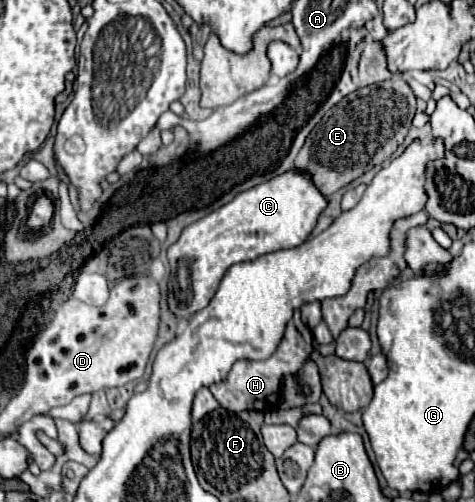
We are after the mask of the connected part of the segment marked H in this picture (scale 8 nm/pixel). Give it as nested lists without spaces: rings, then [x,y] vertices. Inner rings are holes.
[[[295,311],[293,319],[285,327],[285,333],[283,333],[279,347],[275,349],[275,353],[271,357],[261,359],[261,361],[249,361],[249,359],[235,361],[229,375],[223,381],[211,385],[211,393],[215,395],[215,399],[219,401],[221,407],[231,409],[235,413],[239,413],[243,409],[259,409],[259,411],[275,409],[279,403],[279,381],[281,381],[281,377],[287,373],[297,373],[313,349],[315,349],[313,333],[307,325],[303,325],[299,311]]]

